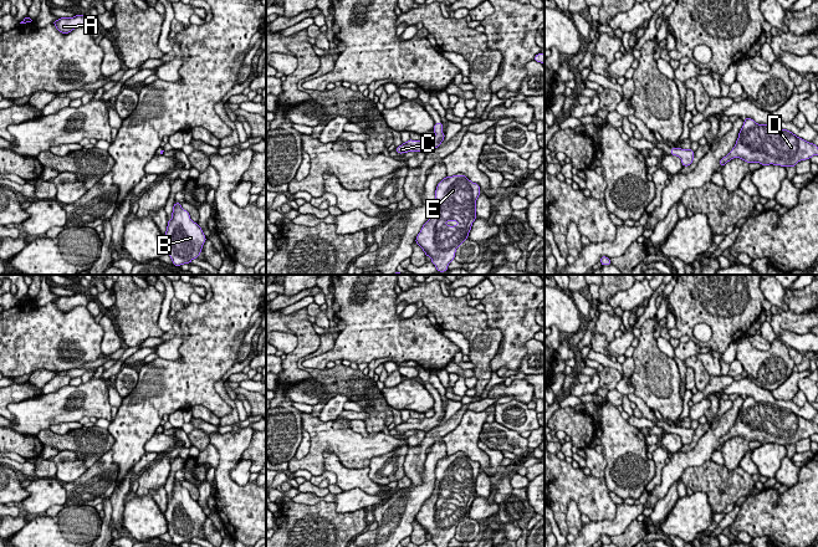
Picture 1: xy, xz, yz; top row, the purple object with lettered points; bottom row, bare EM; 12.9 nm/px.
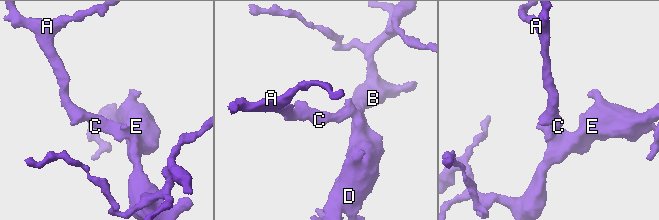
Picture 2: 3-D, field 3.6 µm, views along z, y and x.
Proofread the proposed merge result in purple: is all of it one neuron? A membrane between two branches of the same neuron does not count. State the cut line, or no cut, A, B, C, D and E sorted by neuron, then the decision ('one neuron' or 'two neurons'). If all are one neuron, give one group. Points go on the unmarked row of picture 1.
no cut; A B C D E; one neuron

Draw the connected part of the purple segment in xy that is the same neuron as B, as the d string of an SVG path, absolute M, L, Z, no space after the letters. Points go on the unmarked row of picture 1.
M174 481L164 516L174 545L189 543L193 537L198 537L206 520L201 506L190 497L180 481Z

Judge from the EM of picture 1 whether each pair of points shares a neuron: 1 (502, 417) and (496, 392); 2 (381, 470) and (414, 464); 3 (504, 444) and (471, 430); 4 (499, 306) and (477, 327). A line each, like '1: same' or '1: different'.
1: different
2: different
3: different
4: different

